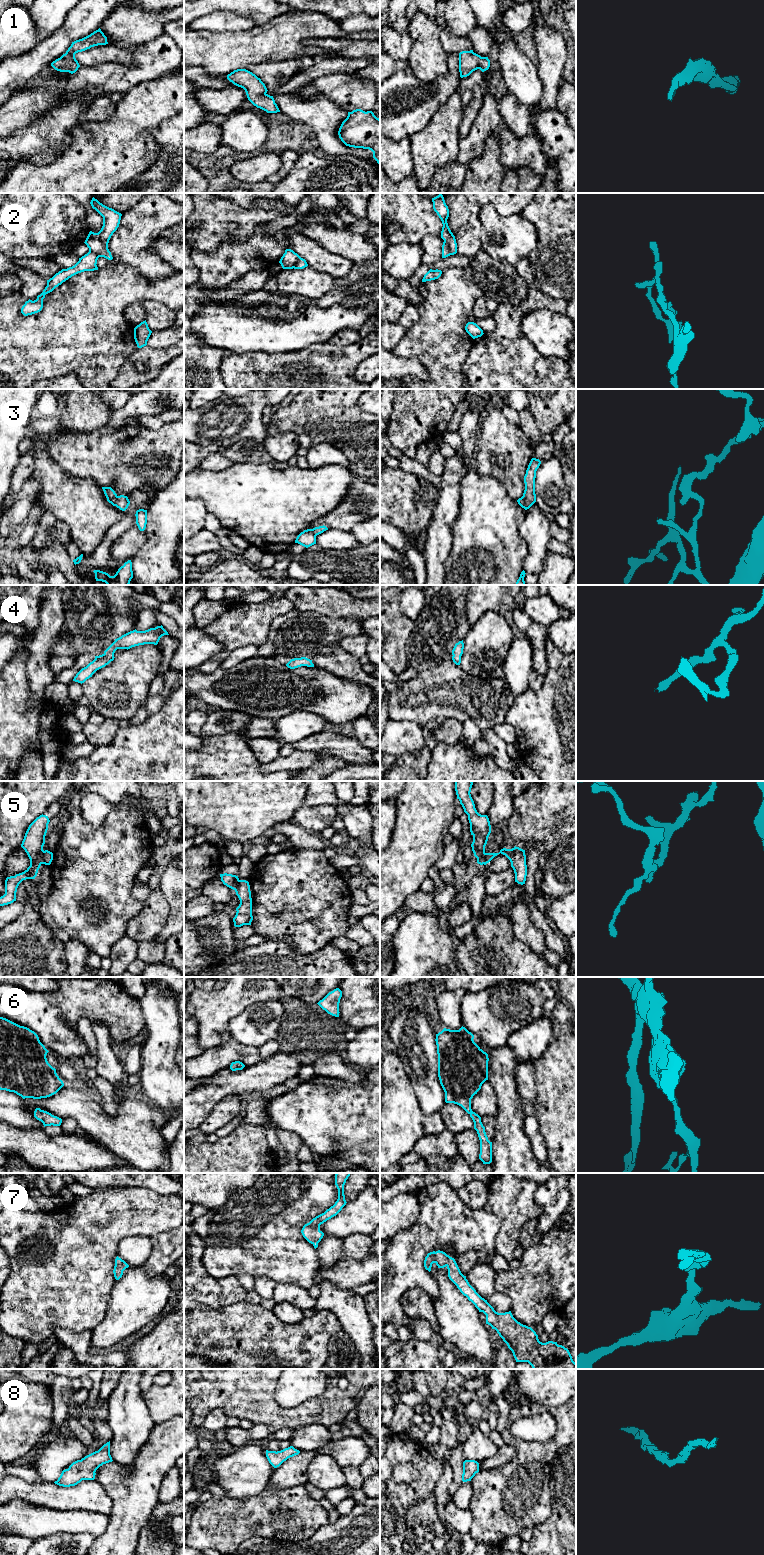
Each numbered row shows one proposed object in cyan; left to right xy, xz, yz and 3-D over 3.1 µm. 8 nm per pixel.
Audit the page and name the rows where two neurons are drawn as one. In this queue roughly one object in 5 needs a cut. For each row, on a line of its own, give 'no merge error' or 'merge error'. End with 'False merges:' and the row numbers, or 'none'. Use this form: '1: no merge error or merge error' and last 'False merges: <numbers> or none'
1: no merge error
2: merge error
3: merge error
4: no merge error
5: merge error
6: no merge error
7: no merge error
8: no merge error
False merges: 2, 3, 5

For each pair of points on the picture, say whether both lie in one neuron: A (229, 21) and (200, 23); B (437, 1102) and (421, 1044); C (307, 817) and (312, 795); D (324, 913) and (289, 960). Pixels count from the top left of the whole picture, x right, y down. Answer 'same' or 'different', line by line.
A: same
B: same
C: different
D: different

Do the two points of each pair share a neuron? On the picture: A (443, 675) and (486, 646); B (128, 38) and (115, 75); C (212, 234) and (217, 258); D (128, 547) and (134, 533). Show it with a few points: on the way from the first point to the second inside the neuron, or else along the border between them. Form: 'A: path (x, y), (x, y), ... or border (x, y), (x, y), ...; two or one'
A: border (459, 665), (465, 672), (480, 678); two
B: border (154, 39), (135, 45), (132, 48); two
C: border (236, 239), (225, 239), (212, 250), (194, 250); two
D: path (128, 544), (134, 536); one

